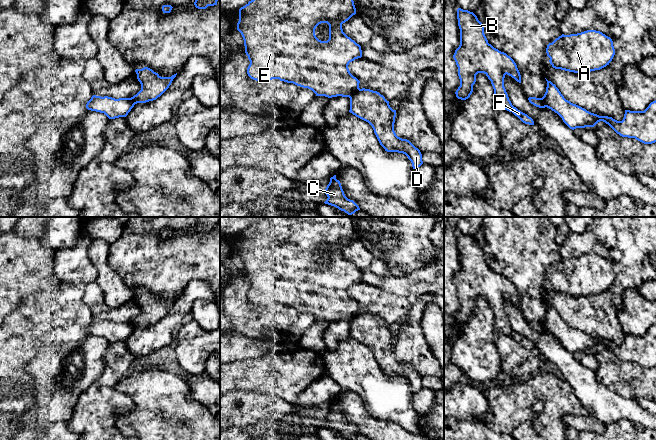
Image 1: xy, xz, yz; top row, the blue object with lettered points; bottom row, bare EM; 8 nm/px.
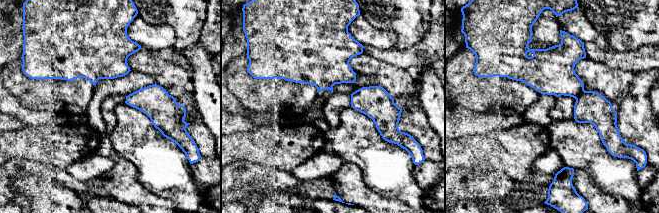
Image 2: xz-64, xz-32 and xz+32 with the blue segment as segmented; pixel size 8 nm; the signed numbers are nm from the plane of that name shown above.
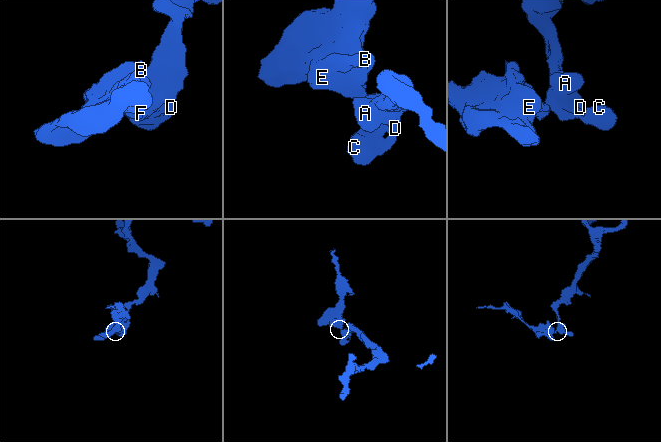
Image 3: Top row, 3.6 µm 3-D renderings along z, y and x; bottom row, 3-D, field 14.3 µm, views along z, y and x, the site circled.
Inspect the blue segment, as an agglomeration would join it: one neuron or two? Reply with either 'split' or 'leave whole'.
split

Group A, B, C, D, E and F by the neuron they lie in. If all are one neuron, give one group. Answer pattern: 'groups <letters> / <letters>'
groups A C D / B E F

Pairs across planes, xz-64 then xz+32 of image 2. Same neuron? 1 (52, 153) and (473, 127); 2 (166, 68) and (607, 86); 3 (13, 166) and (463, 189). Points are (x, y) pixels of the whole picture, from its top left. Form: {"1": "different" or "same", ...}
{"1": "different", "2": "same", "3": "same"}

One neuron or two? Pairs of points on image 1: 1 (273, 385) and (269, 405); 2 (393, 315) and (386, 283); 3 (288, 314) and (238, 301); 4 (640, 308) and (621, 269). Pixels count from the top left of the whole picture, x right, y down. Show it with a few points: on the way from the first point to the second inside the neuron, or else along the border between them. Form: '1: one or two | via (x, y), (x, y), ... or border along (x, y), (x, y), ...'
1: two | border along (248, 390), (263, 394), (277, 394), (292, 404)
2: two | border along (366, 283), (411, 298)
3: one | via (276, 314), (250, 313)
4: two | border along (634, 287), (623, 291), (620, 297), (621, 310)

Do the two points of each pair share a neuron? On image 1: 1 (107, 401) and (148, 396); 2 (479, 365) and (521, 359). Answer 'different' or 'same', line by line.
1: different
2: different

